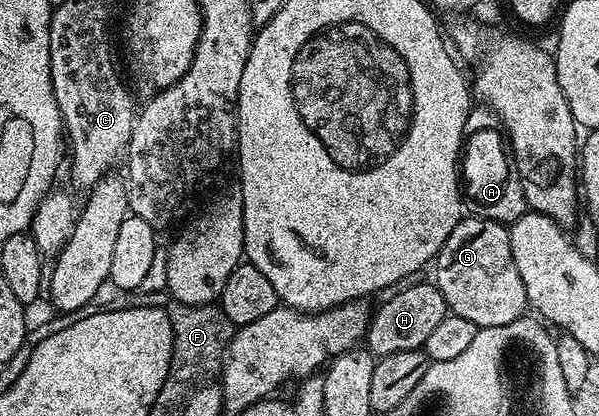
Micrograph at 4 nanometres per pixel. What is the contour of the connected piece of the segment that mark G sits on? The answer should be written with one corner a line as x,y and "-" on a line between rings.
462,217
437,253
436,266
435,285
443,292
443,300
447,300
450,311
463,316
463,320
471,320
478,328
511,324
526,313
527,288
523,288
519,268
515,268
515,256
511,256
506,223

